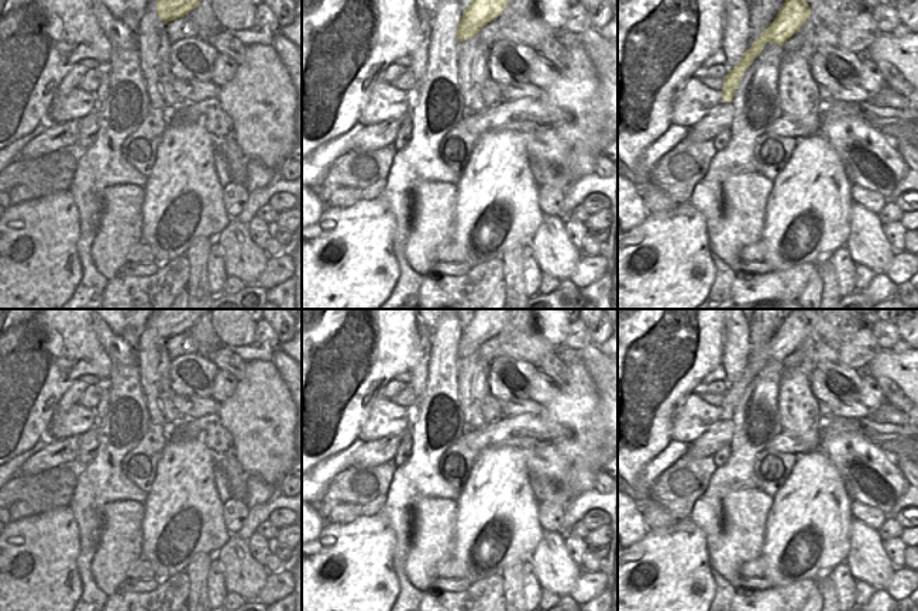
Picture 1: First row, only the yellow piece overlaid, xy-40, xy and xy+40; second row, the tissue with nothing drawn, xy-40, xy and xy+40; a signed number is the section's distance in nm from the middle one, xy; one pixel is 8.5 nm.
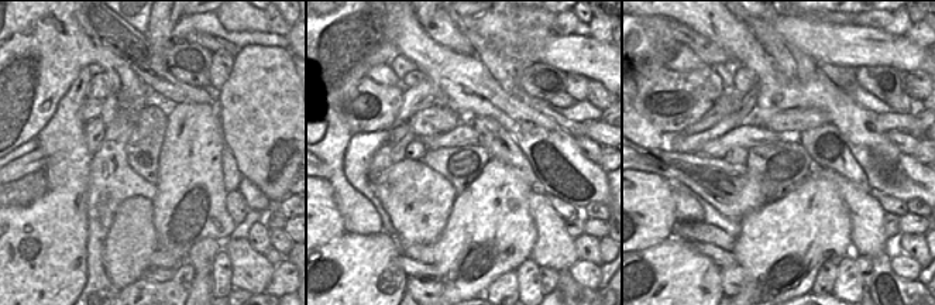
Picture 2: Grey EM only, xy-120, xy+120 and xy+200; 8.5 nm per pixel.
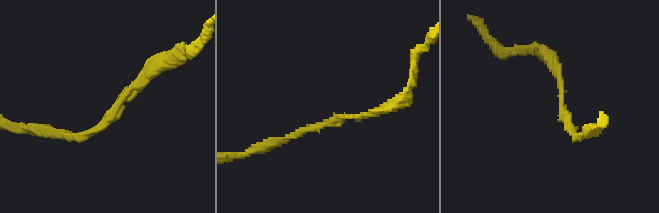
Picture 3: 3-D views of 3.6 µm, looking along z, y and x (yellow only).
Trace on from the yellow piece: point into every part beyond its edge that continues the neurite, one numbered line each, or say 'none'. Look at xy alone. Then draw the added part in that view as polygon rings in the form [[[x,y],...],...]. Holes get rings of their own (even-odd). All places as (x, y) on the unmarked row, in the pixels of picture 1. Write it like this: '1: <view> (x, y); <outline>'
none

